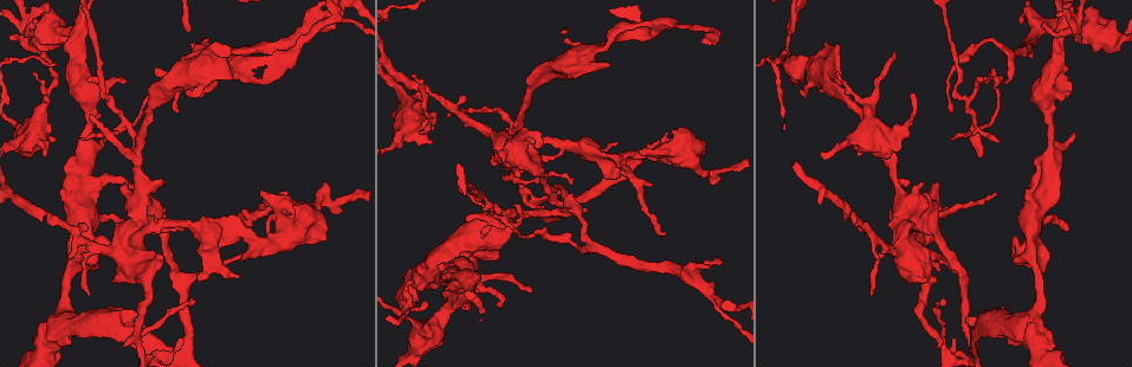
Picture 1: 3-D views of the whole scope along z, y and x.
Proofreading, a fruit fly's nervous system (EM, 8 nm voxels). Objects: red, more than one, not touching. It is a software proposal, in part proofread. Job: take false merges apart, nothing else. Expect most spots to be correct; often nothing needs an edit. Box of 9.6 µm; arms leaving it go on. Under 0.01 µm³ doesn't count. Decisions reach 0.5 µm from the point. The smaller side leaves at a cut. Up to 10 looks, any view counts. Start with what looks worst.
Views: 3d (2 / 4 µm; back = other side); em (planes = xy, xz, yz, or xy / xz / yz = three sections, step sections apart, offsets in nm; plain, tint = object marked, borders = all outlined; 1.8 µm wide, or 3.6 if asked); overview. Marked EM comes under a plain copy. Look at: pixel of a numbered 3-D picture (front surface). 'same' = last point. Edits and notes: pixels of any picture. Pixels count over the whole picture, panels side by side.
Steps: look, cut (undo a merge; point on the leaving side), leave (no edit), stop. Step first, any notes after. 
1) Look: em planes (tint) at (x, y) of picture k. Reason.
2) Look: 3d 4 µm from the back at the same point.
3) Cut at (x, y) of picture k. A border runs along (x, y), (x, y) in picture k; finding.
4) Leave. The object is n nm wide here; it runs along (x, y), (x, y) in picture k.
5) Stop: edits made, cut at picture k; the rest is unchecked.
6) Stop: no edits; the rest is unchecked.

Look: em planes (tint) at (65, 304) of picture 1.

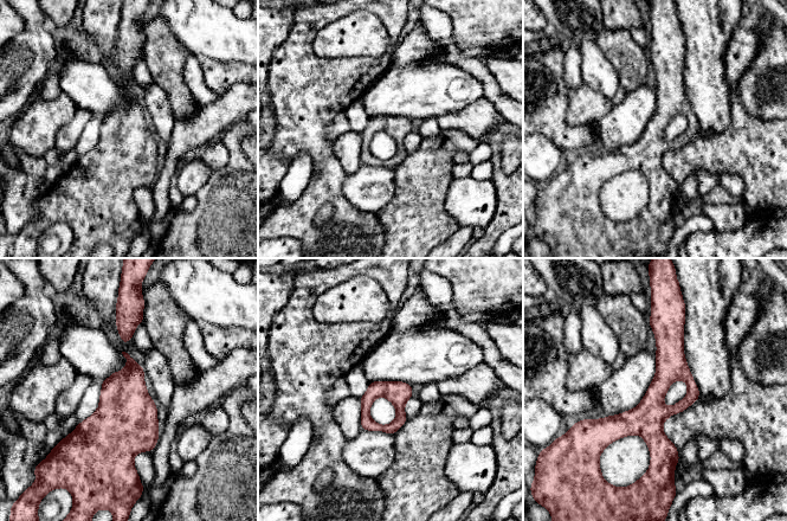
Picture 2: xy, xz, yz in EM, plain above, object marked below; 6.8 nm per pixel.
Leave. It runs along (662, 320), (653, 462) in picture 2; continuous, no second neuron.

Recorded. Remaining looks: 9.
Look: 3d 4 µm at (127, 129) of picture 1. Arms part here.

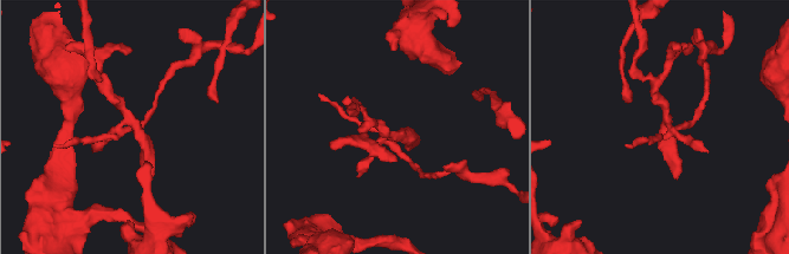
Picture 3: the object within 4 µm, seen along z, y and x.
Look: em 3.6 µm planes (tint) at (671, 131) of picture 3.

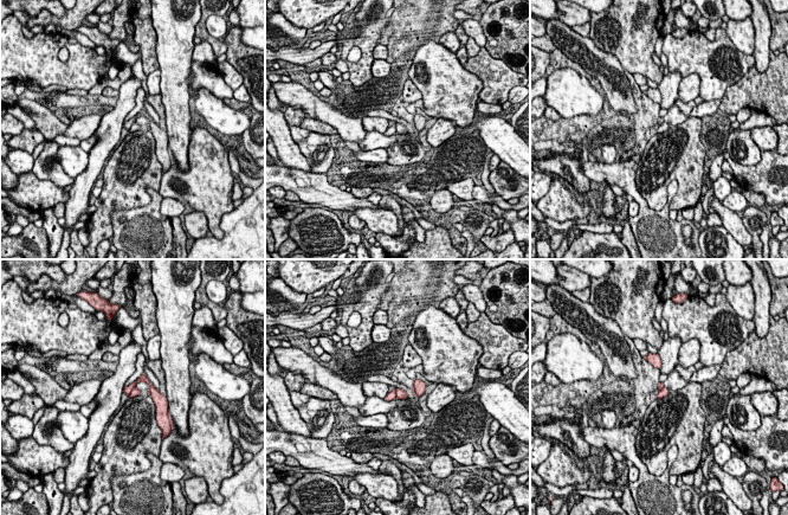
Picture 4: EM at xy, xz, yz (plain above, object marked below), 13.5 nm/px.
Cut at (127, 390) of picture 4. The object is 130 nm wide here; a second neuron is stuck on.

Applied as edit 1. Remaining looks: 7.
Look: overview. Redraw.

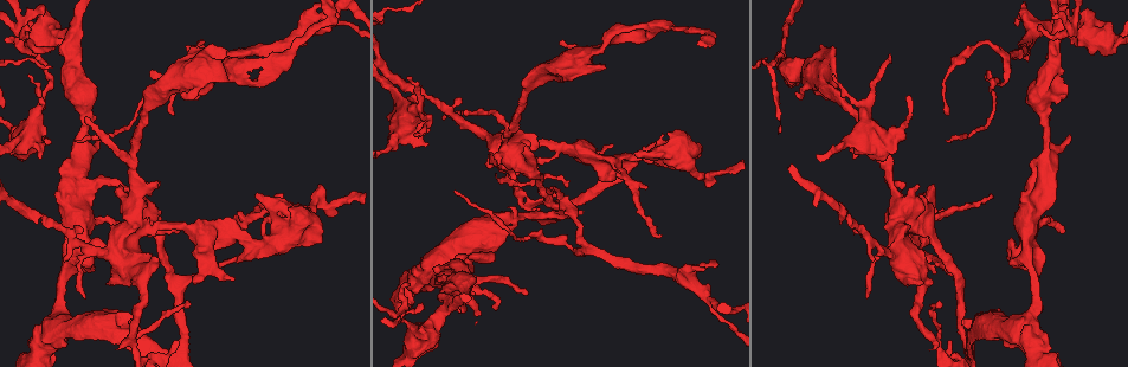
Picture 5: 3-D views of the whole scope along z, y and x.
Look: em planes (borders) at (136, 223) of picture 5. Sharp bend.

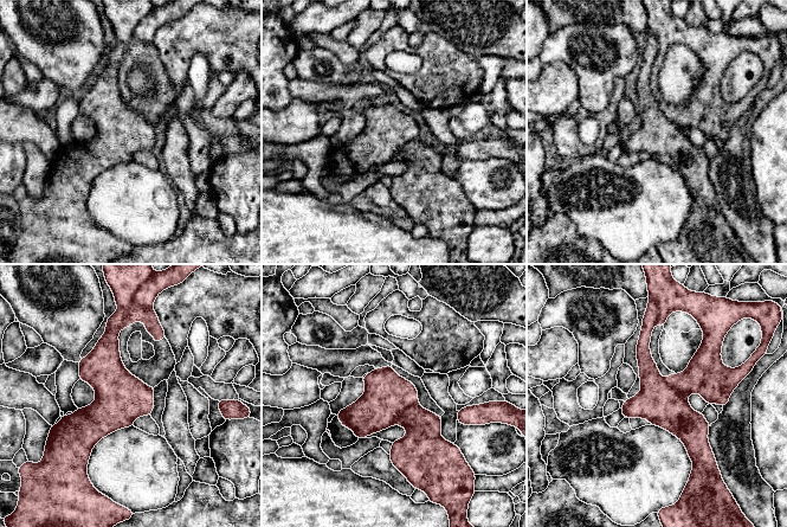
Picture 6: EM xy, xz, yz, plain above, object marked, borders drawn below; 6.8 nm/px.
Cut at (387, 396) of picture 6. The object is 320 nm wide here; two neurons meet here.

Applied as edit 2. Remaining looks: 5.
Look: overview.

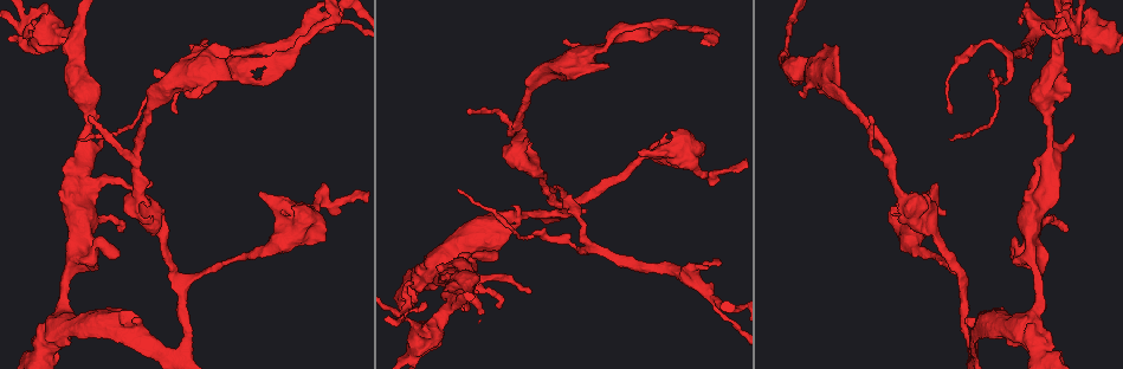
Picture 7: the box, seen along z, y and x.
Look: em planes (tint) at (277, 246) of picture 7.

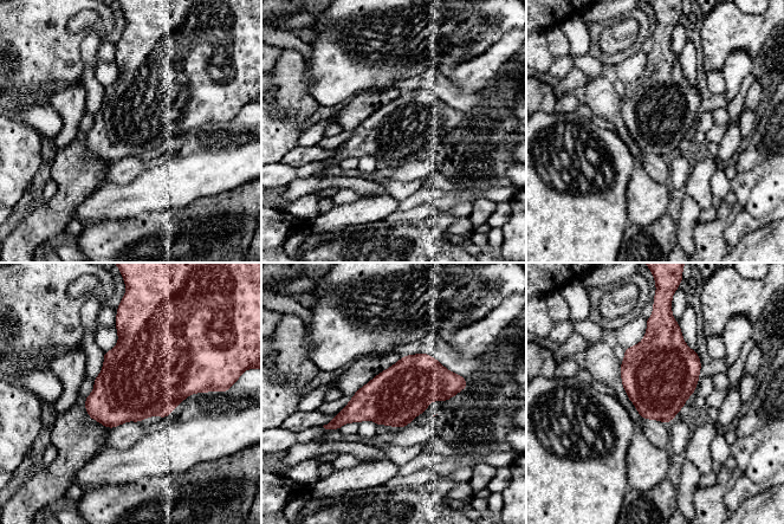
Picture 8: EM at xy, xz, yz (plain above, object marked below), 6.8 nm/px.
Leave. One neuron here.

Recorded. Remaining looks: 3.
Stop: edits made, cut at picture 4, cut at picture 6; the rest is unchecked.

